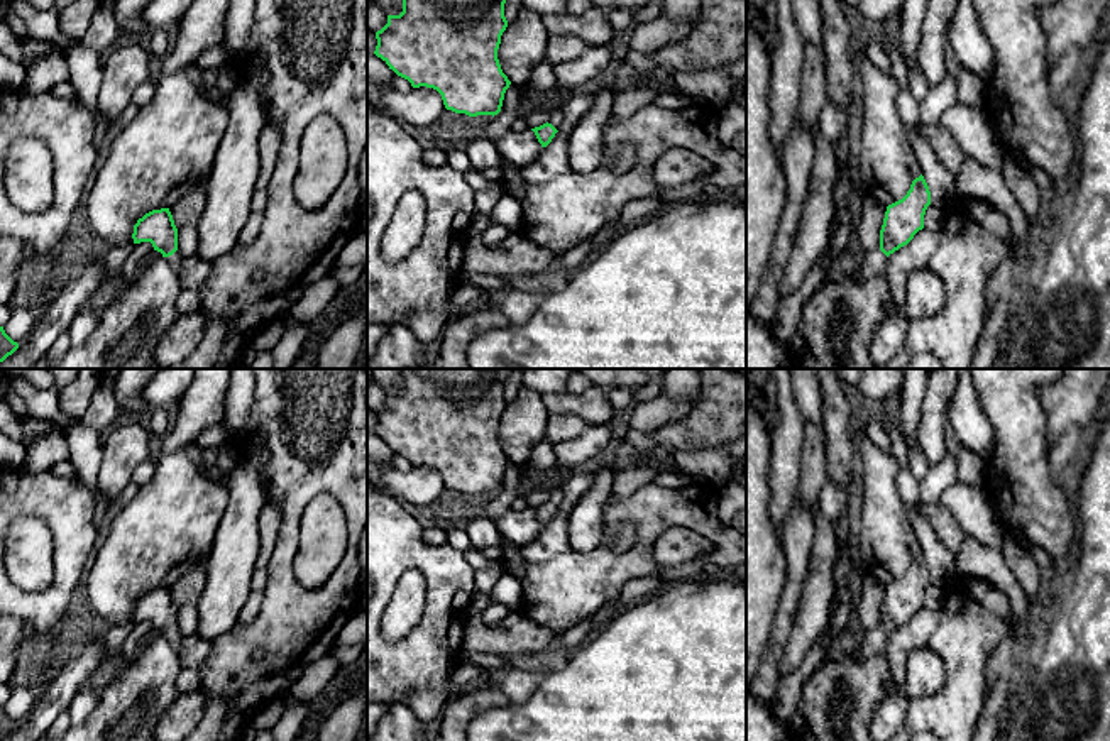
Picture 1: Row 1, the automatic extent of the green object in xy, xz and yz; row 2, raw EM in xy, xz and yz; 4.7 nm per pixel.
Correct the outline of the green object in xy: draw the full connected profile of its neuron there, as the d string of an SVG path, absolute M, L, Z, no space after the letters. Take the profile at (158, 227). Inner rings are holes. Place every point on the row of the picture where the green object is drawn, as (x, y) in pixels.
M169 208L152 210L137 220L132 233L134 244L151 242L154 250L168 259L178 272L184 255L178 250L178 228Z

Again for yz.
M920 174L912 181L910 189L902 200L887 206L880 230L880 249L865 252L858 259L858 269L863 277L880 274L888 255L907 245L924 228L924 215L929 205L931 191Z

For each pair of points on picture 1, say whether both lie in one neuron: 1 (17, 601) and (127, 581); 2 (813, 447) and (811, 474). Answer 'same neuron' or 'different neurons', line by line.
1: different neurons
2: same neuron

